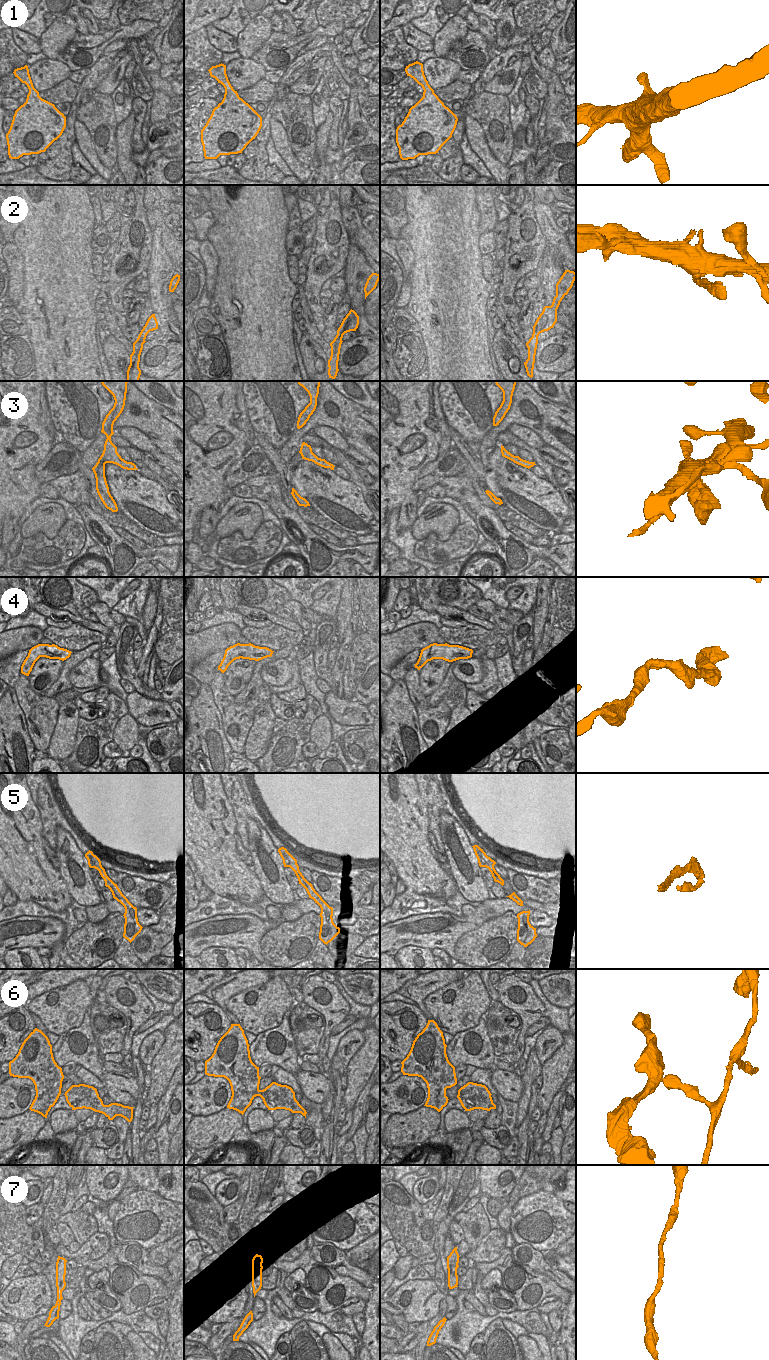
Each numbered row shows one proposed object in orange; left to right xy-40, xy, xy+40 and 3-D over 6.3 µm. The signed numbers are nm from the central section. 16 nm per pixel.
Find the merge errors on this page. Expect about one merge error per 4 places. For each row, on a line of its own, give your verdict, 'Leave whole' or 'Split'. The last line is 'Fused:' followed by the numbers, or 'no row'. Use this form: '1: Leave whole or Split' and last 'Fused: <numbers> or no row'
1: Leave whole
2: Leave whole
3: Leave whole
4: Leave whole
5: Split
6: Split
7: Leave whole
Fused: 5, 6.

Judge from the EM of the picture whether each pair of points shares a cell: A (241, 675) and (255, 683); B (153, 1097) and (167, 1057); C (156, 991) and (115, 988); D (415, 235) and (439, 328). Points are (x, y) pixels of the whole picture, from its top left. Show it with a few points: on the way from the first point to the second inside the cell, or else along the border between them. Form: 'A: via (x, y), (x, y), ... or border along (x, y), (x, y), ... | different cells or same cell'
A: border along (256, 661), (247, 685), (234, 696) | different cells
B: via (158, 1087), (163, 1067) | same cell
C: border along (138, 982), (142, 985) | different cells
D: via (438, 258), (440, 260), (440, 305) | same cell

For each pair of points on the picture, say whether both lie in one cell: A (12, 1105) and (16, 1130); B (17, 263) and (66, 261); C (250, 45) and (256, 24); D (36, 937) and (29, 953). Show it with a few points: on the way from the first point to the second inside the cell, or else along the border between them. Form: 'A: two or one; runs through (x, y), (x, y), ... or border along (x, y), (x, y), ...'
A: two; border along (28, 1108), (10, 1118)
B: two; border along (13, 242), (23, 260), (23, 287)
C: one; runs through (250, 40), (255, 34), (256, 29)
D: two; border along (36, 948), (15, 947), (10, 950)

